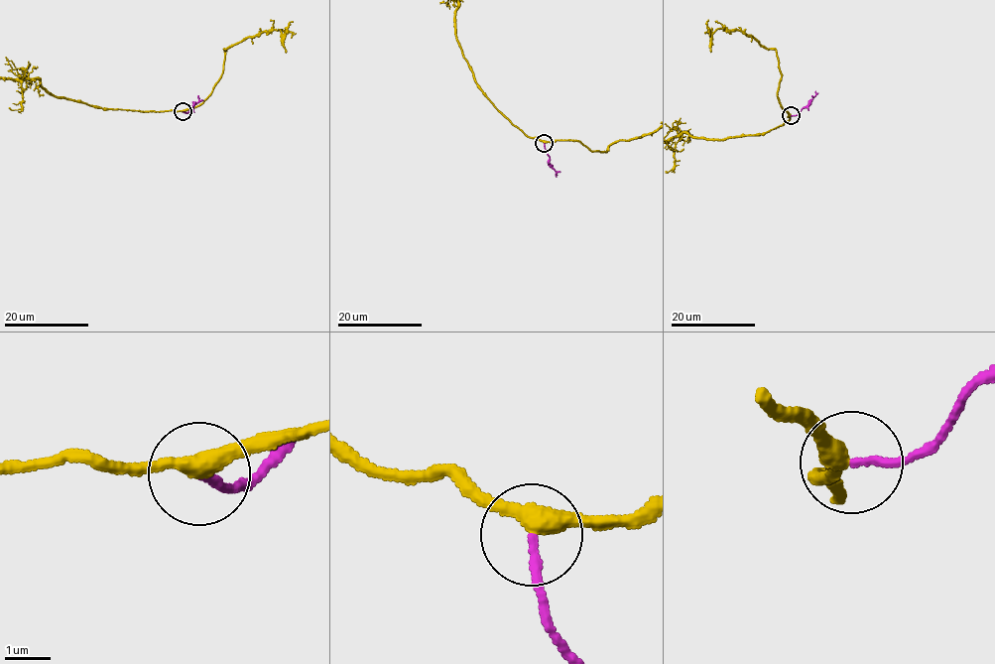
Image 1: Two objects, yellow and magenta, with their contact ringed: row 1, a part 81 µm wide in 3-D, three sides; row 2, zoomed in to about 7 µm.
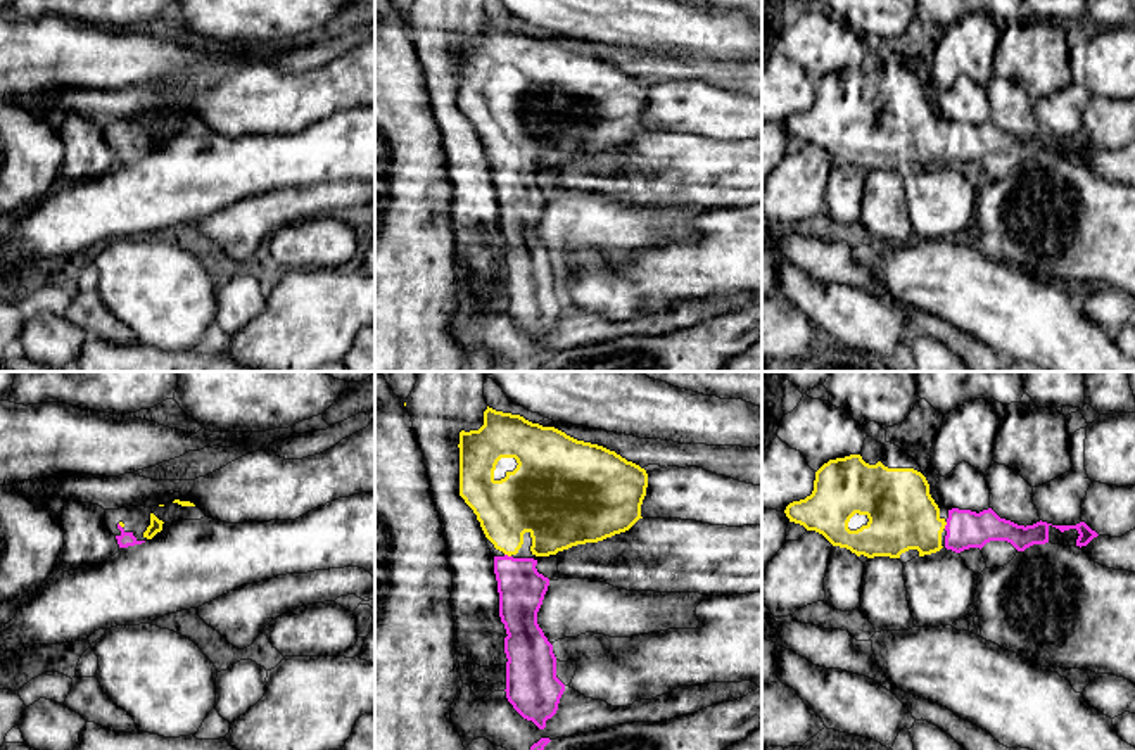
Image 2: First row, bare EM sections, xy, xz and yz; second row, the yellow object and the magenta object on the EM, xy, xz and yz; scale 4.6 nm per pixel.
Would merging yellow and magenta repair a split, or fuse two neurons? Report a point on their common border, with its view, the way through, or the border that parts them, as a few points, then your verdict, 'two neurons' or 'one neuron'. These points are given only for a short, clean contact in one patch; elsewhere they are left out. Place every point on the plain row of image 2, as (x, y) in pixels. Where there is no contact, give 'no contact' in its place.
xz (508, 168) | across xz (519, 116), (508, 127), (508, 168), (508, 182), (520, 199) | one neuron

